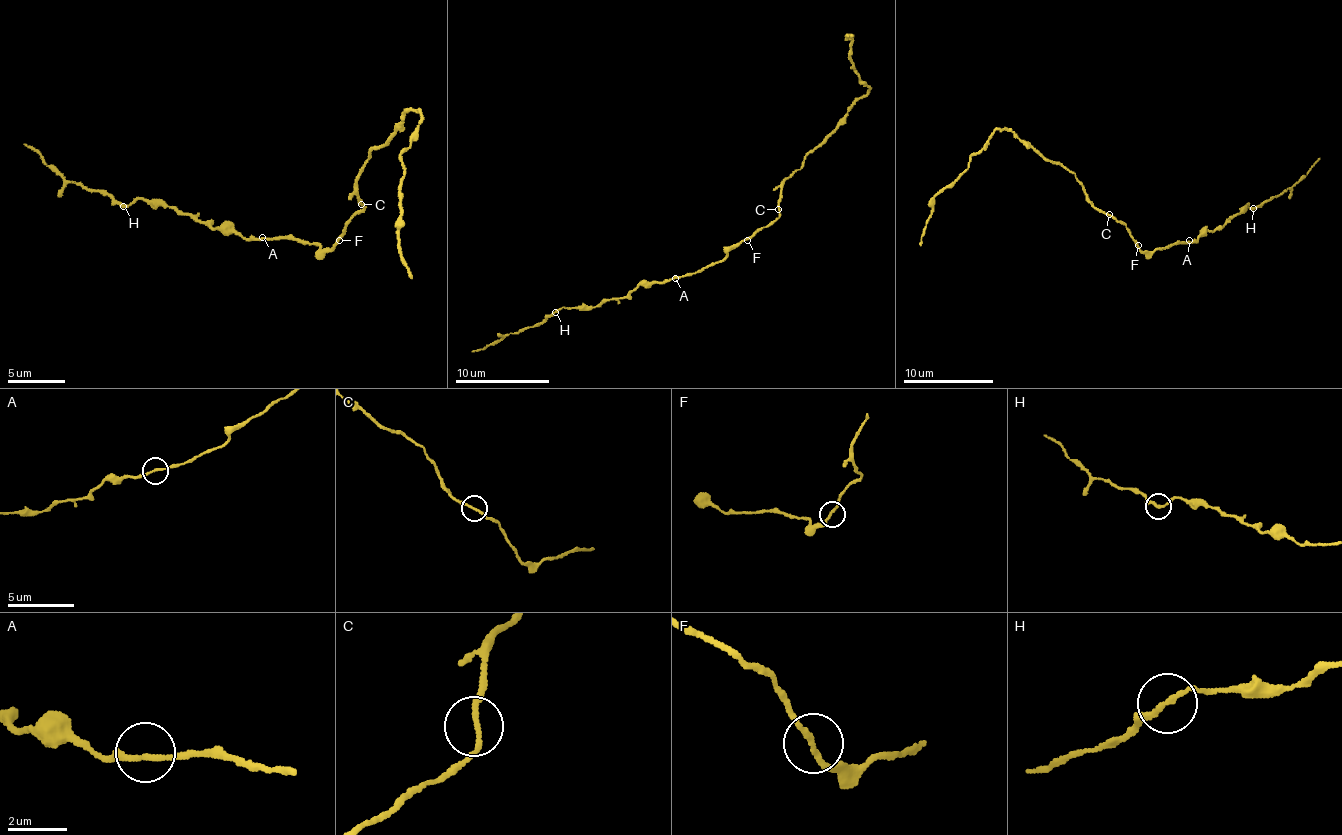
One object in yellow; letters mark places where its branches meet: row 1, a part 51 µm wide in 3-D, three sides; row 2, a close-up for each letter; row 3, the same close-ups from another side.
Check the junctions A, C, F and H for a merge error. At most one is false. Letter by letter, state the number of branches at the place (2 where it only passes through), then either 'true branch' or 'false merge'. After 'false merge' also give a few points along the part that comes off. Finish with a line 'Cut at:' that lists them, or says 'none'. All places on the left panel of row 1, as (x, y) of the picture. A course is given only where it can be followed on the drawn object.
A: branches 2; true branch
C: branches 2; true branch
F: branches 2; true branch
H: branches 2; true branch
Cut at: none

